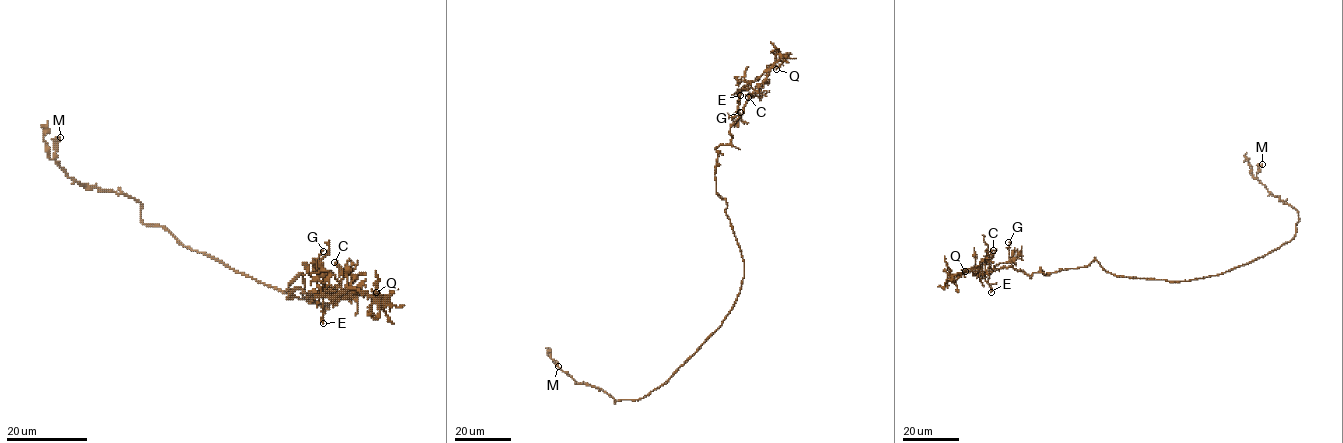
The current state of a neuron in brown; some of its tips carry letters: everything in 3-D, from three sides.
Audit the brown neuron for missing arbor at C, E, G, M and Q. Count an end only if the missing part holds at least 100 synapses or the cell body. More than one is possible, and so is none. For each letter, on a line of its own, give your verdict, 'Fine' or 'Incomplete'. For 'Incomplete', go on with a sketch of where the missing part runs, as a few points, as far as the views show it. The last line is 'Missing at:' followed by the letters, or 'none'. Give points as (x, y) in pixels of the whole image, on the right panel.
C: Fine
E: Fine
G: Fine
M: Fine
Q: Fine
Missing at: none

